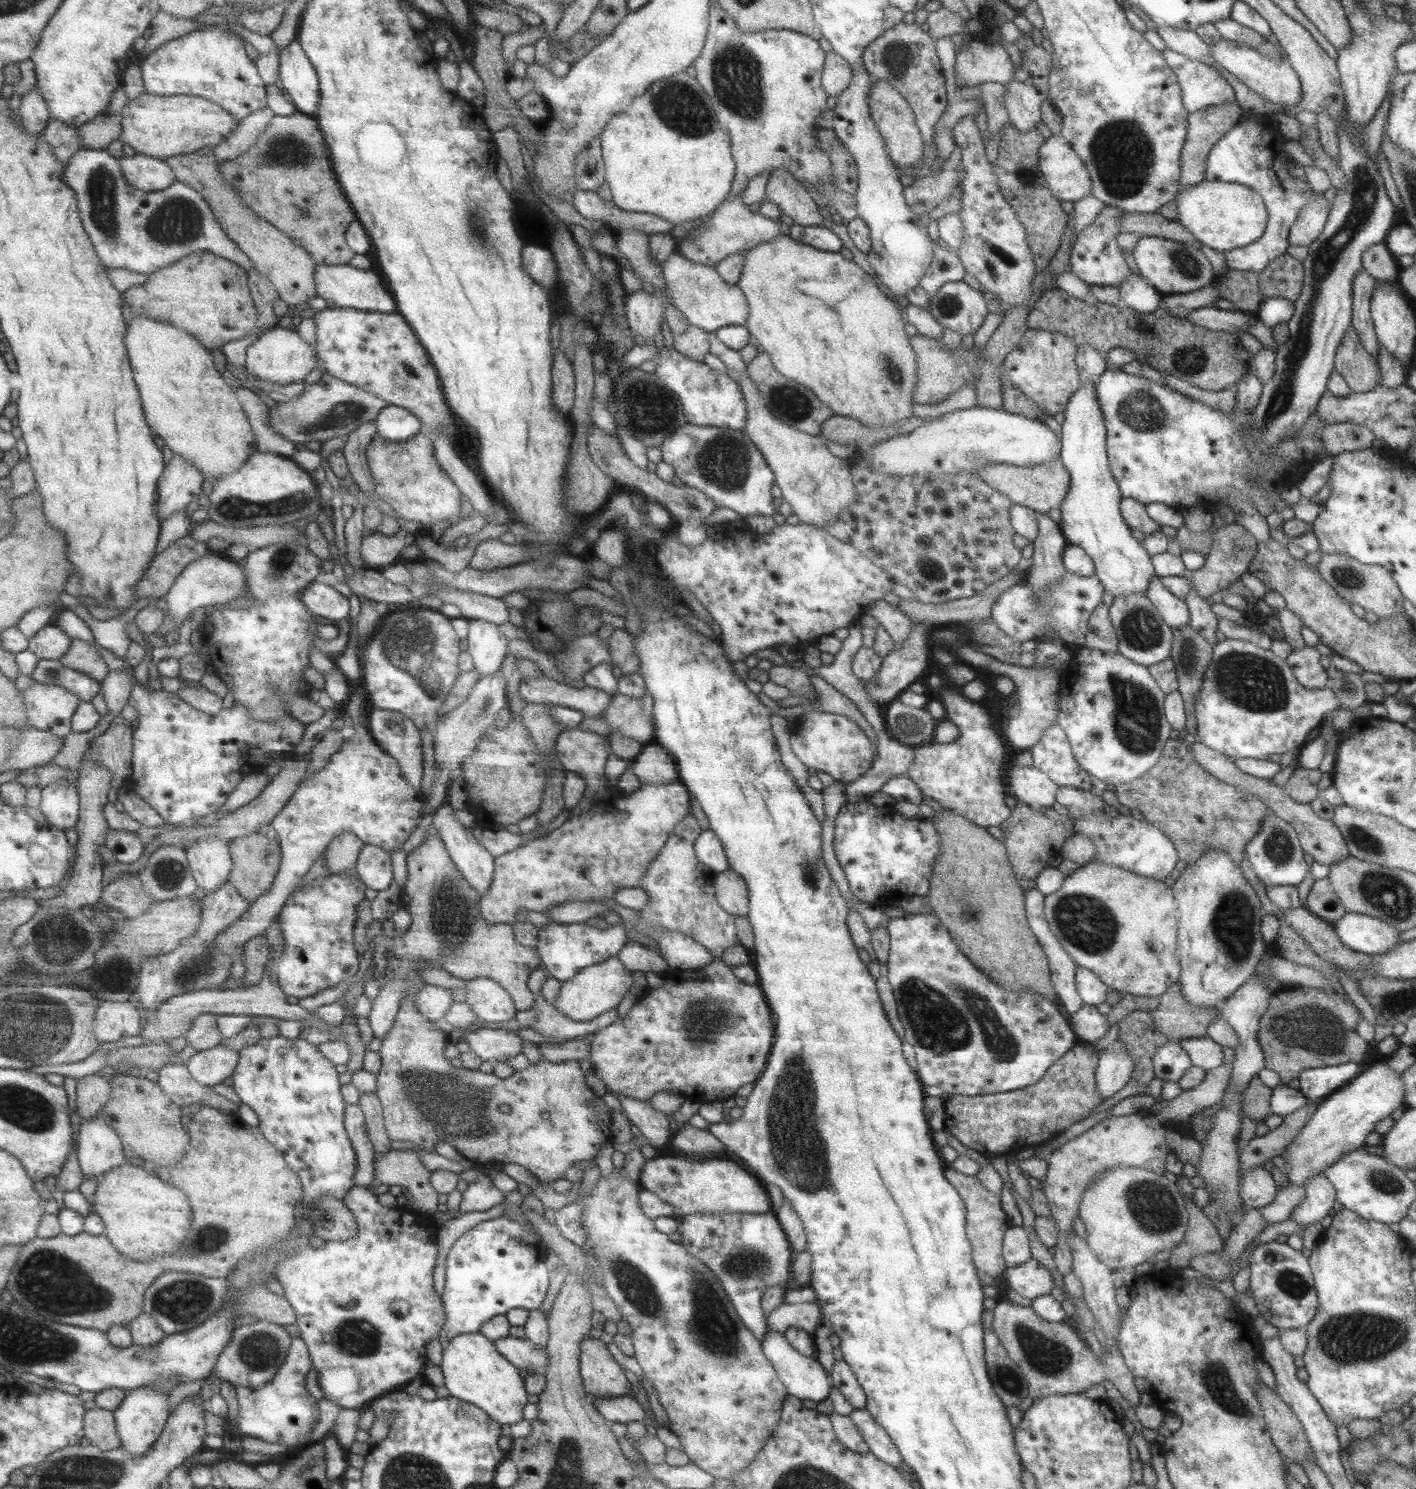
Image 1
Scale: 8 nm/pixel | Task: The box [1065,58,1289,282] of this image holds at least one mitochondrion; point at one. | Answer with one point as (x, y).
(1123, 156)

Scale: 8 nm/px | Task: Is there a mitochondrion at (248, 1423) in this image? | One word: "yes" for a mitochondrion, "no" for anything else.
no

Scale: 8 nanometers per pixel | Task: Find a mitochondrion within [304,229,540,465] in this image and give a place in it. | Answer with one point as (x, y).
(351, 408)

